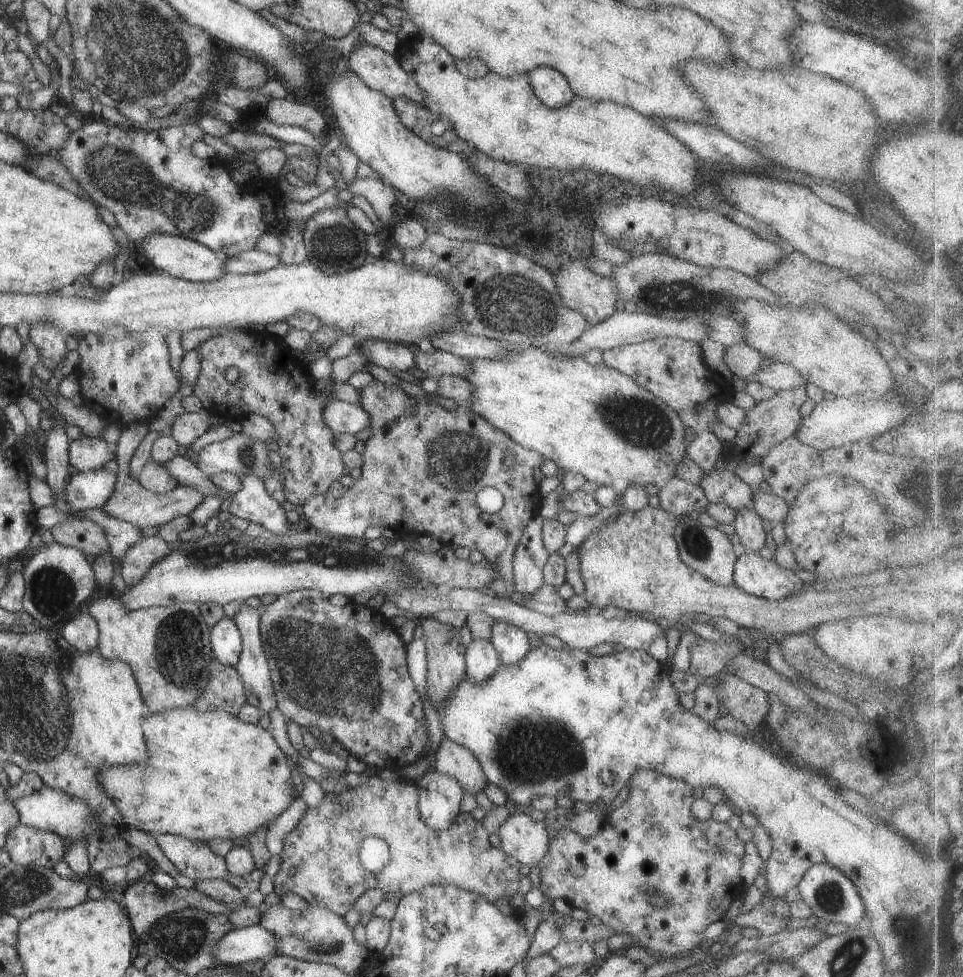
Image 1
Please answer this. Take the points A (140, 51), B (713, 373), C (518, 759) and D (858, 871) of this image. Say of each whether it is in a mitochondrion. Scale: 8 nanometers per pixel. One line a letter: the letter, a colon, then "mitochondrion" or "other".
A: mitochondrion
B: other
C: mitochondrion
D: mitochondrion

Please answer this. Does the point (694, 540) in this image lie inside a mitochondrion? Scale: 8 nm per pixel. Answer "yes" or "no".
yes

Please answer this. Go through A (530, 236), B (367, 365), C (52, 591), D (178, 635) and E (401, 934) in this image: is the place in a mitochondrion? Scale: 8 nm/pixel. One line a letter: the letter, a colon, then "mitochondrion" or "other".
A: other
B: other
C: mitochondrion
D: mitochondrion
E: other

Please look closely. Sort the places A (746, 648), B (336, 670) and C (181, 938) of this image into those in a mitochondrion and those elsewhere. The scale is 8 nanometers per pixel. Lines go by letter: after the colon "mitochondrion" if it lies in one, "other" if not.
A: other
B: mitochondrion
C: mitochondrion

